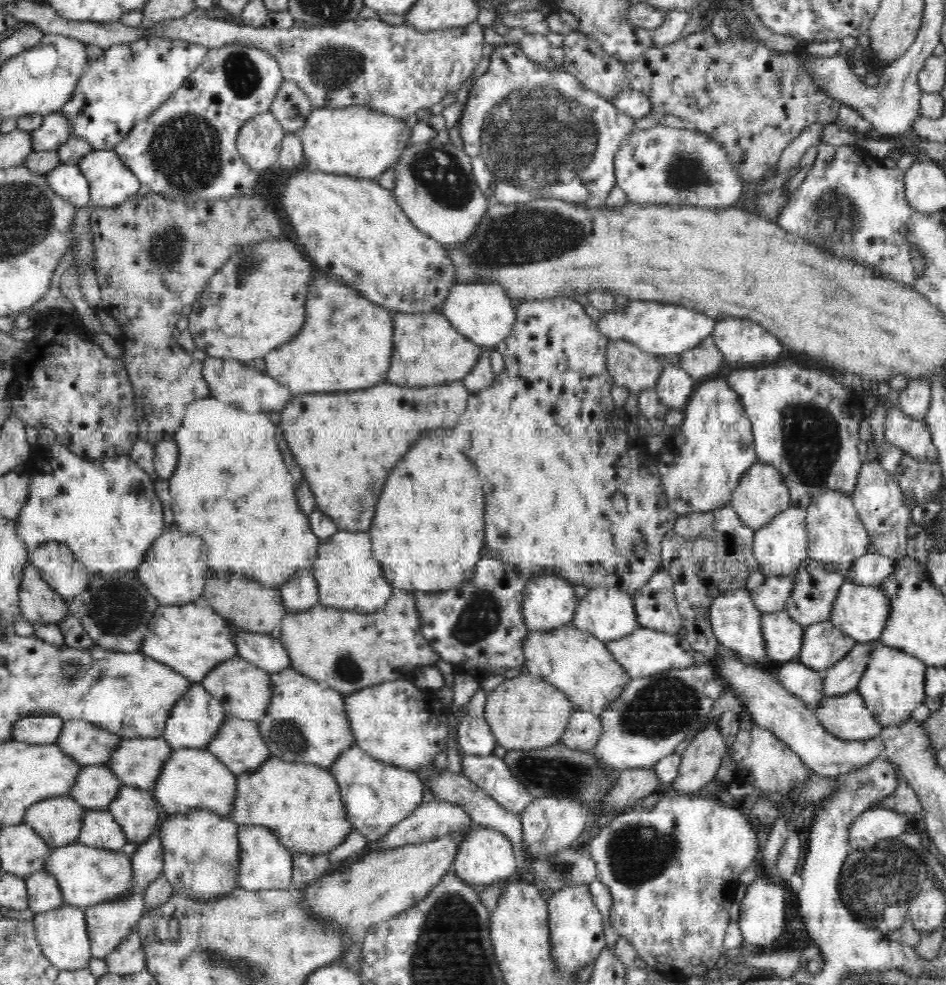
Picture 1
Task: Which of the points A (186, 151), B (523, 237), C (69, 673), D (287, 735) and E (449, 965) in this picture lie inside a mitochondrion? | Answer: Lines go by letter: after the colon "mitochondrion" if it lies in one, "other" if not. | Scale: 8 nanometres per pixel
A: mitochondrion
B: mitochondrion
C: mitochondrion
D: mitochondrion
E: mitochondrion

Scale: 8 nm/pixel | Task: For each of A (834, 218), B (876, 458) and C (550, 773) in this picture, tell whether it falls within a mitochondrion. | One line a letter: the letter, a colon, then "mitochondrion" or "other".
A: mitochondrion
B: other
C: mitochondrion

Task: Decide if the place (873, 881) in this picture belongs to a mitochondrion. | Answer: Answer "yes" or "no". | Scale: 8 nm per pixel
yes

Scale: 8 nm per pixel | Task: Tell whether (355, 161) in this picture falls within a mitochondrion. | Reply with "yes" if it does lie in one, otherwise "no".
no

